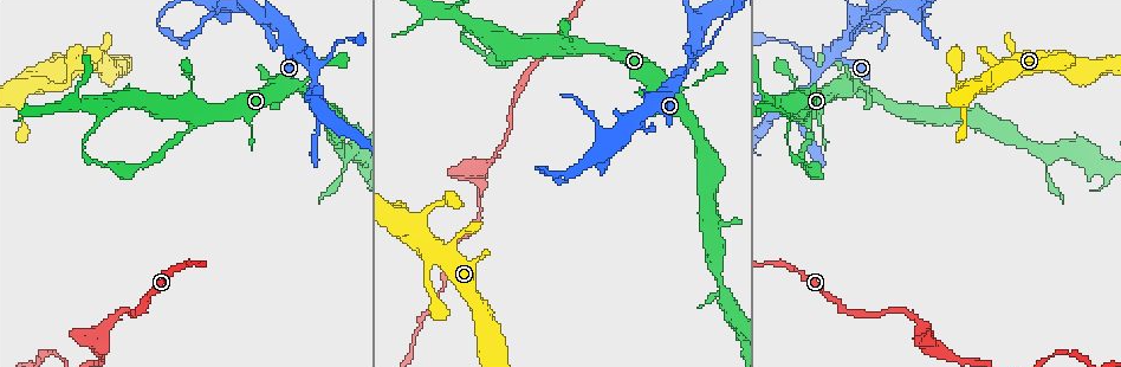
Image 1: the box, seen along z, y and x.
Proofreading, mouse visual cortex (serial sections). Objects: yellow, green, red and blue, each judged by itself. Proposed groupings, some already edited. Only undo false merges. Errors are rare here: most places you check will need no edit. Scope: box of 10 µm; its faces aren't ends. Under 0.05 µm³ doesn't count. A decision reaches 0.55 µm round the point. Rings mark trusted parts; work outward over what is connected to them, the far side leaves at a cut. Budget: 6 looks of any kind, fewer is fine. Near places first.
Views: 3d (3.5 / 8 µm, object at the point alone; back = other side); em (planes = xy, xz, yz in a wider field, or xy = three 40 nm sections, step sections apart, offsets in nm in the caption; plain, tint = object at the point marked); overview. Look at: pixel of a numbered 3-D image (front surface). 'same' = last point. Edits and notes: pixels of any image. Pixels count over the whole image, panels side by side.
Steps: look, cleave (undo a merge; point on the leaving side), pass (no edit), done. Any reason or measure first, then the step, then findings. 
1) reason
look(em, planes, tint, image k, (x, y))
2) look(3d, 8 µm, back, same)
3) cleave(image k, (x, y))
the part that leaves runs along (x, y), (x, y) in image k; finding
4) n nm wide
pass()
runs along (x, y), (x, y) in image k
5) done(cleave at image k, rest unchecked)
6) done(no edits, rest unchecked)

side arm on a straight run
look(3d, 3.5 µm, image 1, (575, 48))

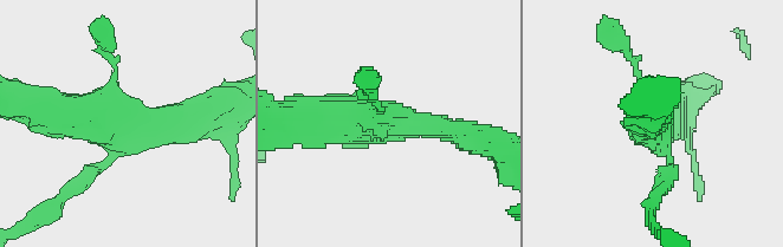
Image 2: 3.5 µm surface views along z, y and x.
shape alone is not enough
look(em, xy, step 2, plain, image 2, (394, 123))

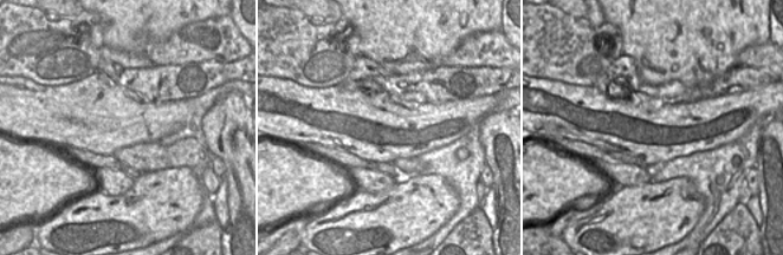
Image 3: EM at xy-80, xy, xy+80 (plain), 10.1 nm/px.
where the object lies
look(em, xy, step 2, tint, same)

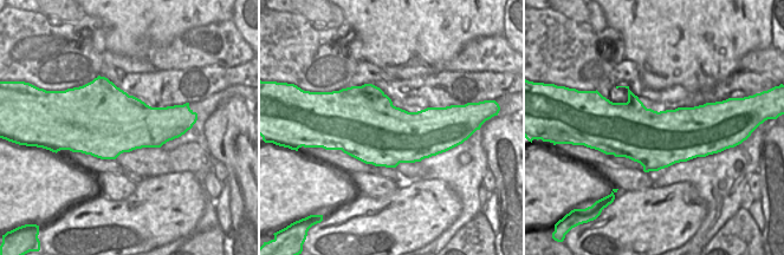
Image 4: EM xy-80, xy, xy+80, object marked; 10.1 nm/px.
pass()
all the same cell

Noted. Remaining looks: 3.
thin arm on a thick one
look(3d, 3.5 µm, image 1, (312, 71))

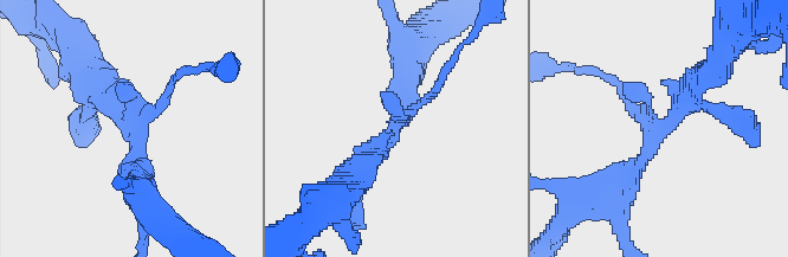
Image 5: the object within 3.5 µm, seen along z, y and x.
look(em, planes, tint, image 5, (396, 129))

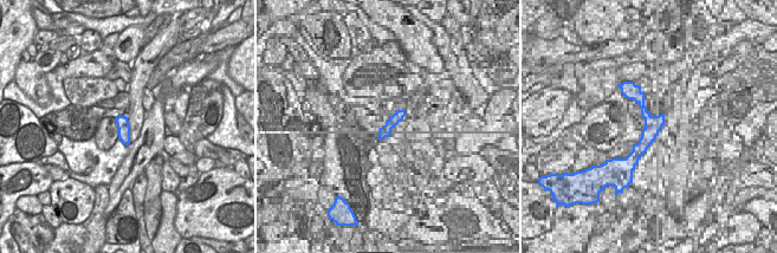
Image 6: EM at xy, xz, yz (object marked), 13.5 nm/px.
pass()
runs along (711, 109), (686, 97), (611, 185) in image 5; one cell here

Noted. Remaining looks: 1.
done(no edits, rest unchecked)

